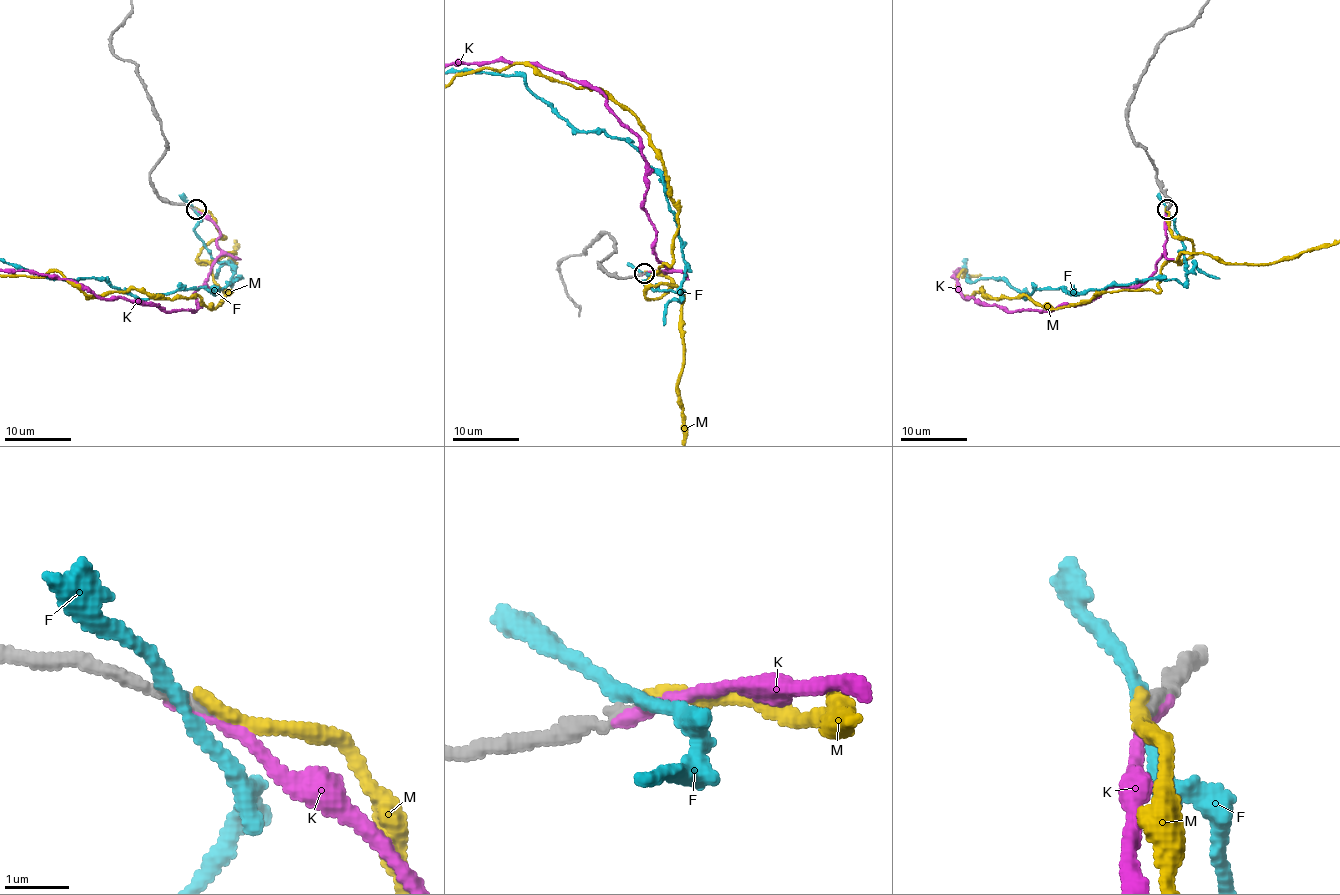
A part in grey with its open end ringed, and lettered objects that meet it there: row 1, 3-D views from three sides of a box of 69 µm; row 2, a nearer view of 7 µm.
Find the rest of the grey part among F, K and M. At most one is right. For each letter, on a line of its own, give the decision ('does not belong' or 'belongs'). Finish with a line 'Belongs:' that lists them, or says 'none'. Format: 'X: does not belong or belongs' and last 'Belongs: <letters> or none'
F: does not belong
K: does not belong
M: does not belong
Belongs: none

